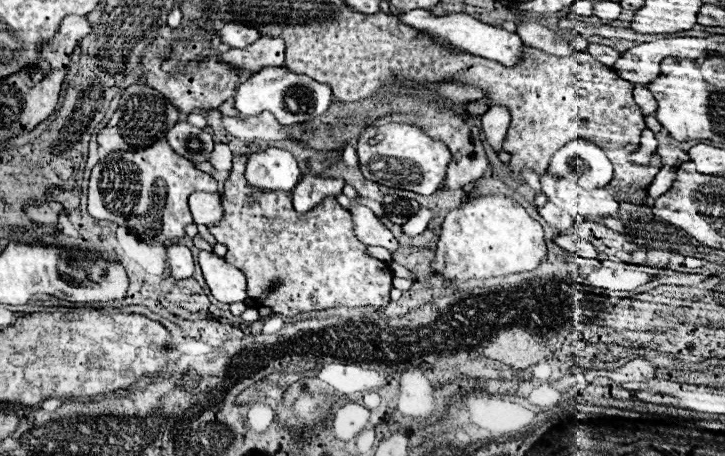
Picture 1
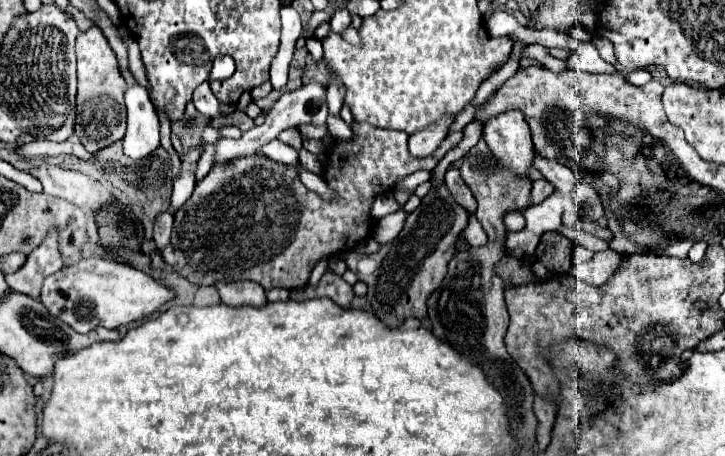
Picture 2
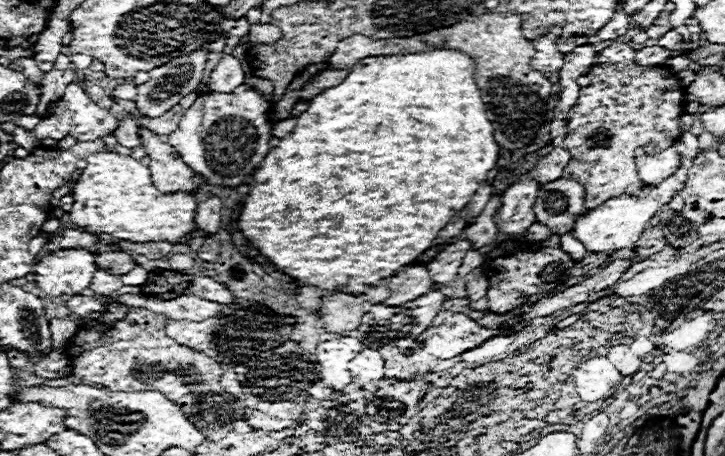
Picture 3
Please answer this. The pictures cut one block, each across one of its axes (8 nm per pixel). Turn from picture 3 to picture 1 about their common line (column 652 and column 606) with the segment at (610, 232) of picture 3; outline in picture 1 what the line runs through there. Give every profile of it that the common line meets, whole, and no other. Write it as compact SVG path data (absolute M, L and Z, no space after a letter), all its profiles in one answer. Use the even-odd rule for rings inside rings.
M550 172L540 174L540 184L548 202L570 212L574 220L588 216L614 216L620 208L614 192L608 188L584 190L576 182Z

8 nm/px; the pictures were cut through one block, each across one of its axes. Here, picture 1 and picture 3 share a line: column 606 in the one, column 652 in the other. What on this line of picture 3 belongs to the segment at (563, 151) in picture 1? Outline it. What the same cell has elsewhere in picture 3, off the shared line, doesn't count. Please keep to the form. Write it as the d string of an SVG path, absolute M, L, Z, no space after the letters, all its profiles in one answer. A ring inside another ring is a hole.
M674 146L666 148L656 156L646 156L644 152L638 152L640 178L652 186L658 186L662 180L666 180L678 168L678 162L680 162L680 154L676 152Z

